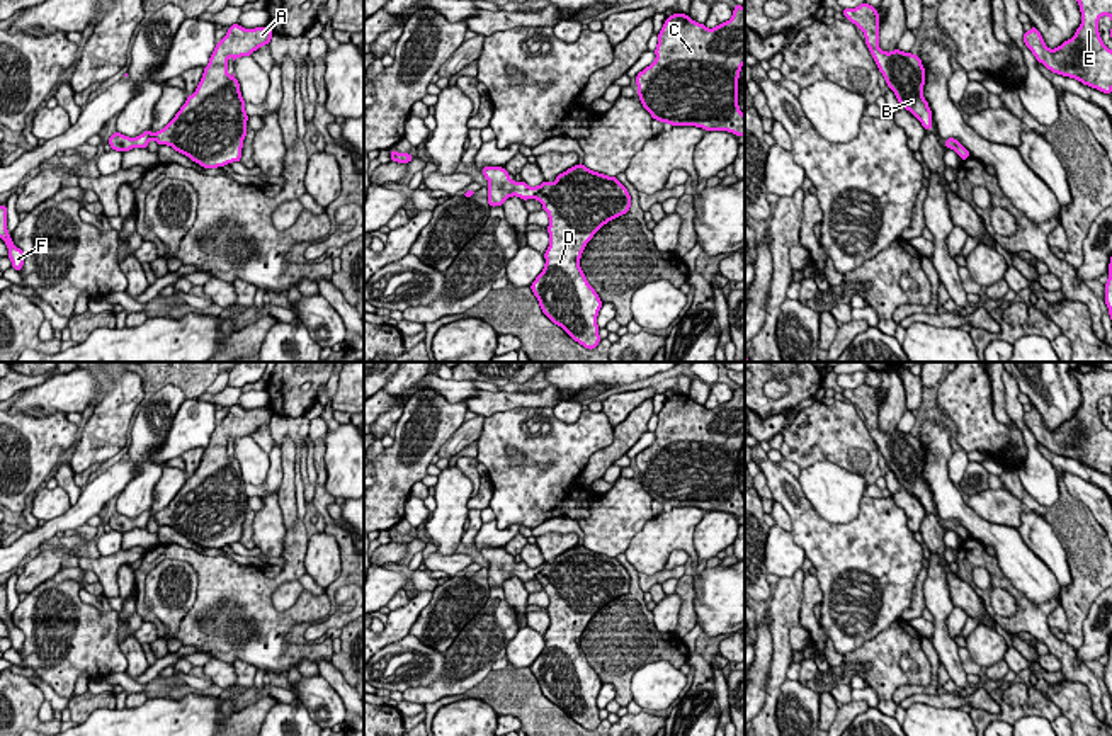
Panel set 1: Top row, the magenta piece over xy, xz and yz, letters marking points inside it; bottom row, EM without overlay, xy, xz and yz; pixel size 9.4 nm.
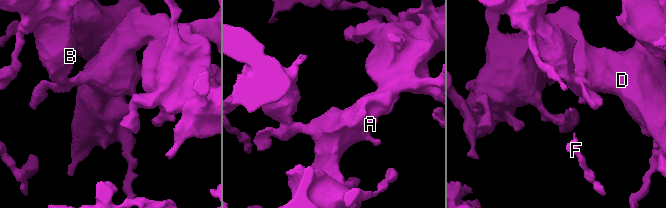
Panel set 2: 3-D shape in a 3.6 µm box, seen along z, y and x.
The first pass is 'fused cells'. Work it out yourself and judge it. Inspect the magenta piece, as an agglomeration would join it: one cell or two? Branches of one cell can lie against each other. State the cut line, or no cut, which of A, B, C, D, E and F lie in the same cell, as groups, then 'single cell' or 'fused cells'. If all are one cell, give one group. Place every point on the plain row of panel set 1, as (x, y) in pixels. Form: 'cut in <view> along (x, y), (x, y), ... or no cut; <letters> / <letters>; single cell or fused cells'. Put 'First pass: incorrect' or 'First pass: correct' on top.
First pass: incorrect
no cut; A B C D E F; single cell

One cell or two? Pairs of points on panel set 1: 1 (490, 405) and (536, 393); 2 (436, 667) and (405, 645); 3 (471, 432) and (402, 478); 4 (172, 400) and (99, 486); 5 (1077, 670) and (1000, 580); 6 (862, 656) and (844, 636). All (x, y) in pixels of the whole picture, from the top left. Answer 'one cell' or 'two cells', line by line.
1: one cell
2: one cell
3: two cells
4: two cells
5: one cell
6: two cells

